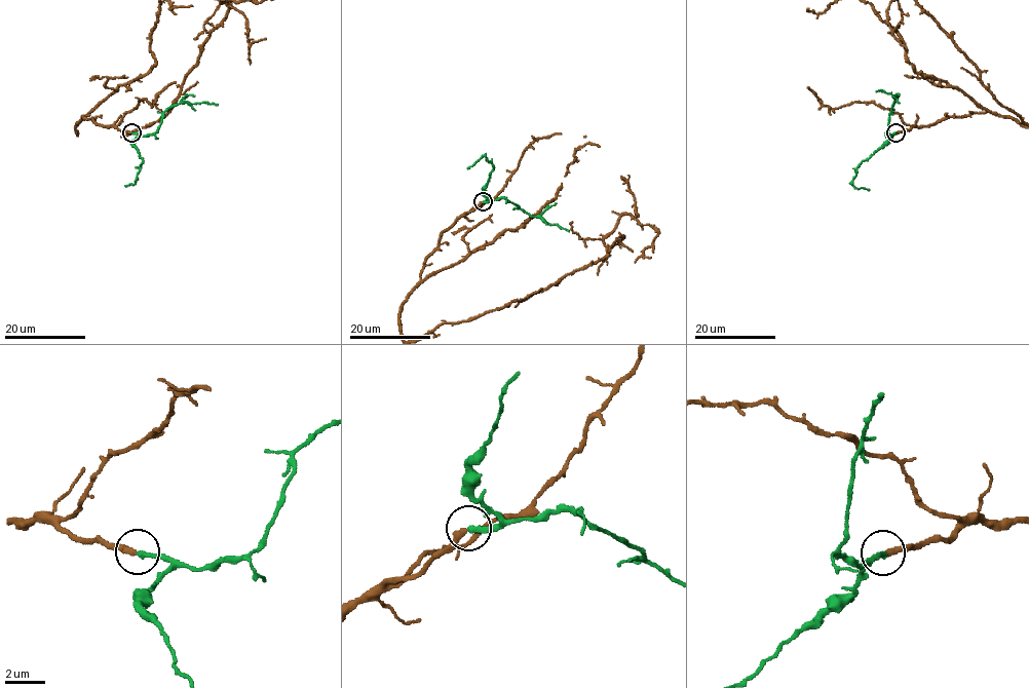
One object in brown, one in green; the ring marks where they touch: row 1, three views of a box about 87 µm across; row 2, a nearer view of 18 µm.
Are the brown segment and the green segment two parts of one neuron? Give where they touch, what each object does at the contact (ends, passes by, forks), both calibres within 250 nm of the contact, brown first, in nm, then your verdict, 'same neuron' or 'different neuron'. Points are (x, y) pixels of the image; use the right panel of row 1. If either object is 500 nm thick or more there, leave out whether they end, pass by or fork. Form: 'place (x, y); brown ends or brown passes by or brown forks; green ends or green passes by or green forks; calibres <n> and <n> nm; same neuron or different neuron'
place (896, 132); brown ends; green ends; calibres 320 and 280 nm; same neuron

